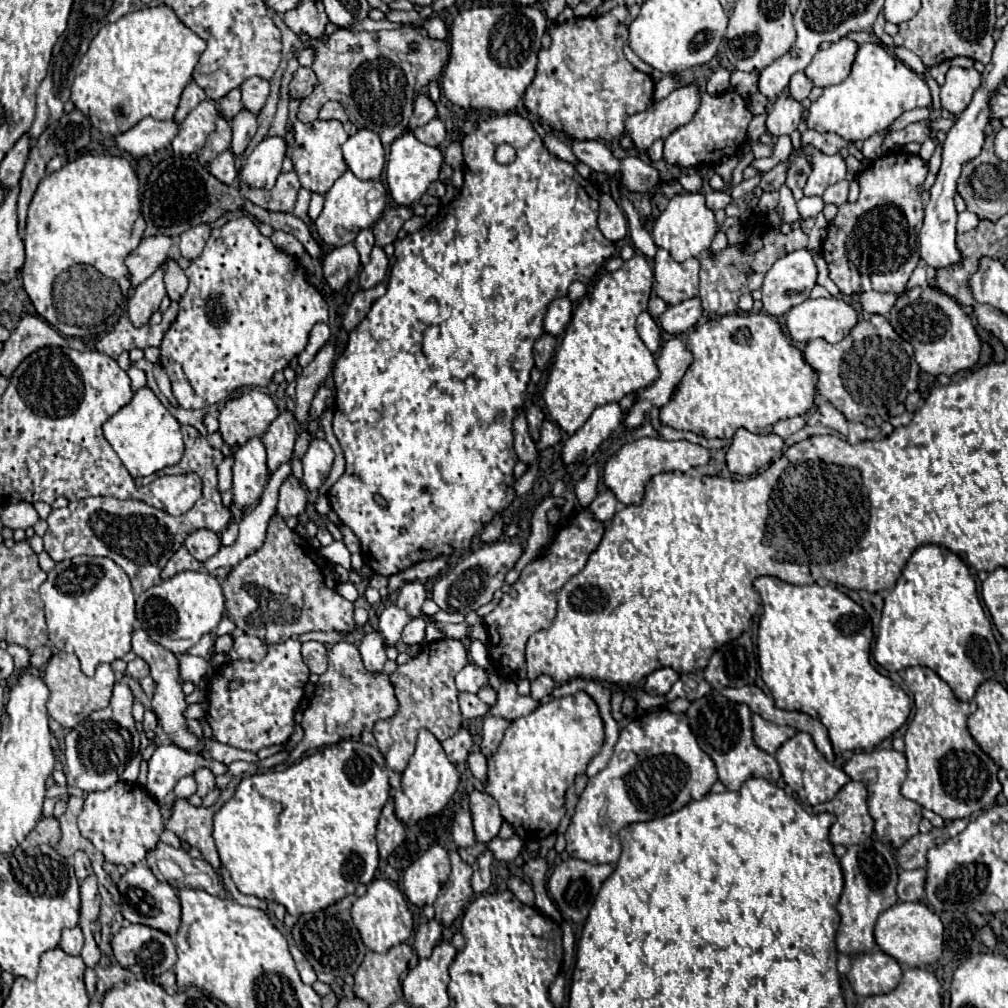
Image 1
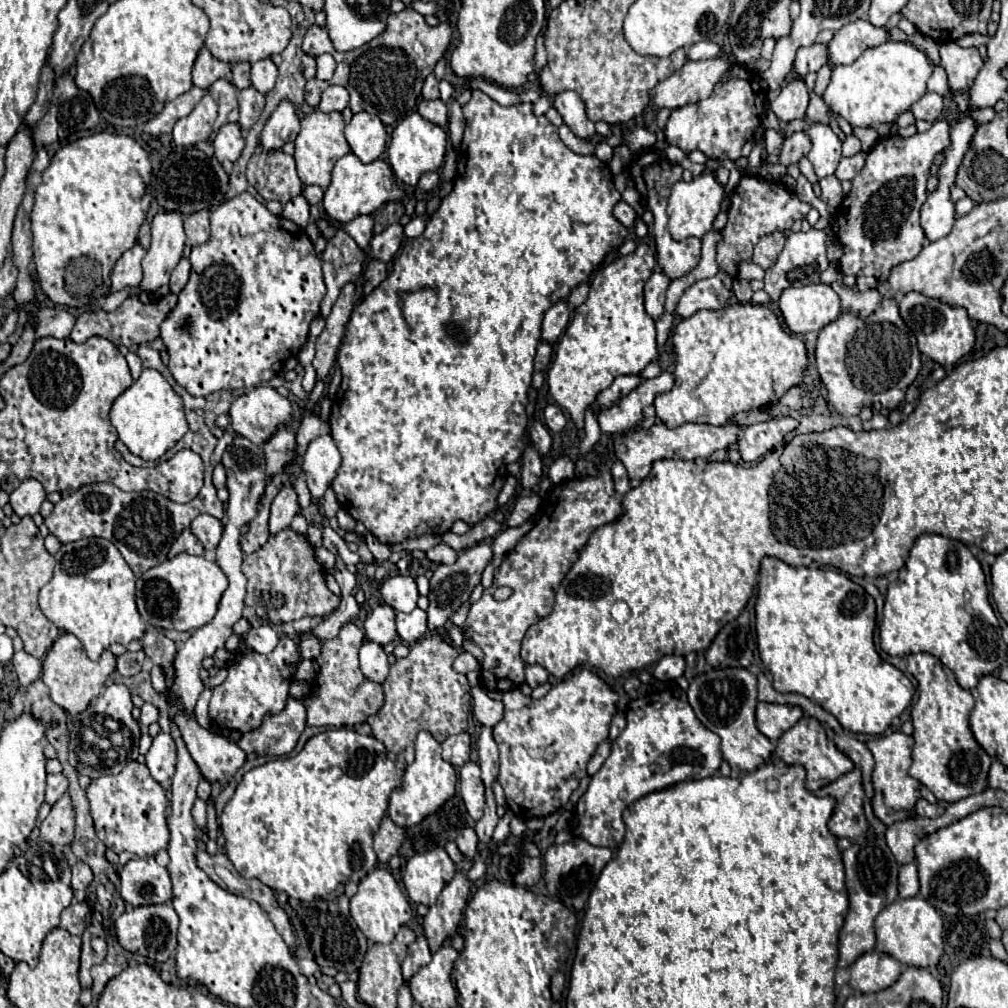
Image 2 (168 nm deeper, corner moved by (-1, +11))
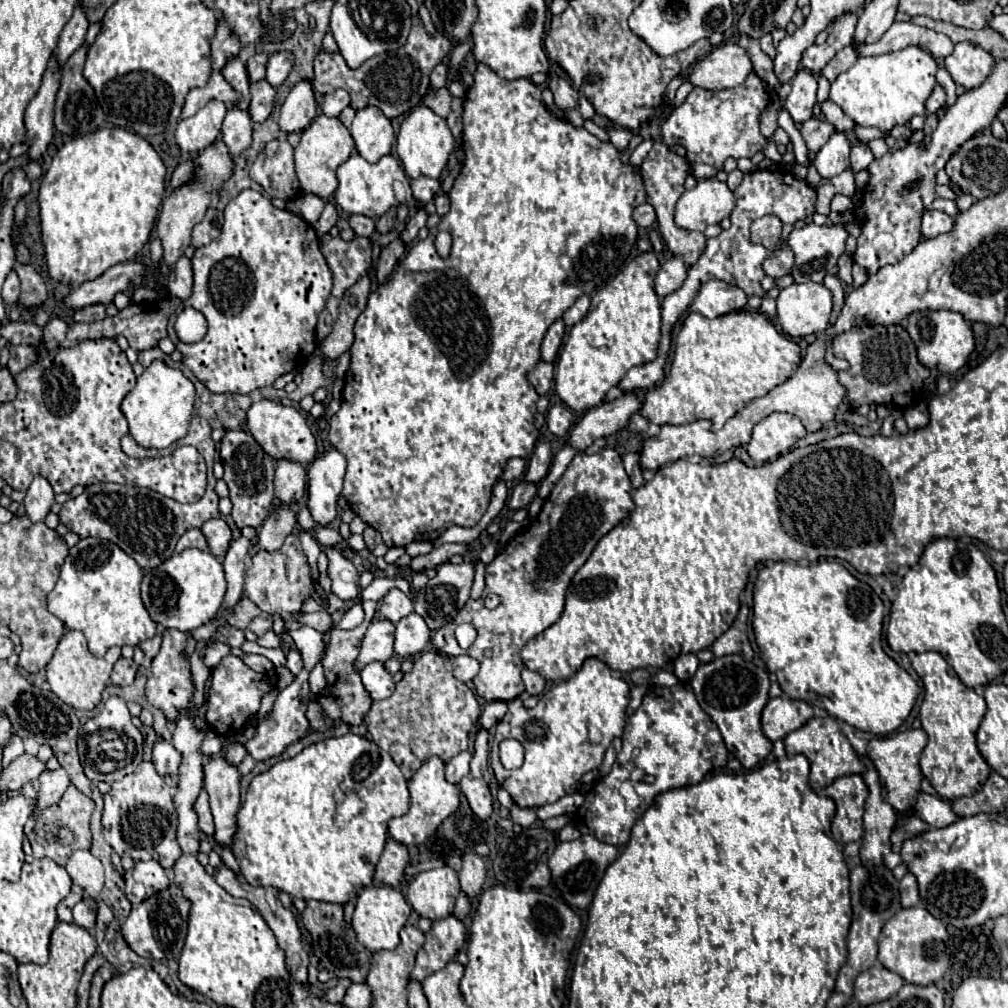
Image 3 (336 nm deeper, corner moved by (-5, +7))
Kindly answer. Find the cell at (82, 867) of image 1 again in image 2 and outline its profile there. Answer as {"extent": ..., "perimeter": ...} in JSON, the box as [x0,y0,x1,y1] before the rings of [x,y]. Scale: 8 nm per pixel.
{"extent":[71,861,93,893],"perimeter":[[[77,861],[77,863],[73,865],[71,873],[73,873],[71,887],[73,887],[75,893],[77,893],[77,891],[85,891],[85,889],[93,883],[93,871],[89,869],[89,865],[85,865],[85,863],[81,863],[81,861]]]}

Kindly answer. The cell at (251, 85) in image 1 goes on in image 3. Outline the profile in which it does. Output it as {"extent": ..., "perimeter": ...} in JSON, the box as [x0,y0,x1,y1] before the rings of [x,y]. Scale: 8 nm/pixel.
{"extent":[265,53,291,87],"perimeter":[[[275,53],[269,57],[269,63],[267,63],[267,73],[265,73],[265,79],[269,81],[271,87],[281,87],[281,83],[287,79],[291,71],[291,55],[285,53]]]}

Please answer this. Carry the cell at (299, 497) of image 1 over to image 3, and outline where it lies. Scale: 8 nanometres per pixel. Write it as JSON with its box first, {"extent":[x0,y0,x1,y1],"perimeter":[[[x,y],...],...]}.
{"extent":[257,505,297,551],"perimeter":[[[289,505],[277,507],[275,511],[269,513],[265,523],[261,525],[257,545],[265,551],[277,551],[283,545],[285,537],[295,531],[295,525],[297,525],[295,511]]]}

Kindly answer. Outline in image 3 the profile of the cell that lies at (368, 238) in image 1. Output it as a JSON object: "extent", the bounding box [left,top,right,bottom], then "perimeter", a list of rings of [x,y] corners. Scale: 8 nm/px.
{"extent":[349,215,375,237],"perimeter":[[[353,215],[353,217],[349,219],[349,225],[351,225],[351,229],[355,231],[355,235],[359,235],[359,237],[371,237],[371,235],[375,233],[375,223],[373,223],[373,219],[363,217],[363,215]]]}

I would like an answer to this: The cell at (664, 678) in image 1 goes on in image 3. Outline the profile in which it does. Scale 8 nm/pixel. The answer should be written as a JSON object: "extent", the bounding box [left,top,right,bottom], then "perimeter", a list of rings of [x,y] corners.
{"extent":[673,655,699,681],"perimeter":[[[679,655],[673,661],[673,673],[679,681],[689,681],[695,675],[697,667],[699,667],[699,661],[695,659],[695,655]]]}

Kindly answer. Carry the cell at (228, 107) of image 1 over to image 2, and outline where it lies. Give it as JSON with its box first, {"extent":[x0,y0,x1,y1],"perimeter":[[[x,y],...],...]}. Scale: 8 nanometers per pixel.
{"extent":[231,63,251,89],"perimeter":[[[235,63],[235,65],[231,67],[231,83],[233,83],[237,89],[249,87],[249,85],[251,85],[249,71],[251,71],[251,63]]]}

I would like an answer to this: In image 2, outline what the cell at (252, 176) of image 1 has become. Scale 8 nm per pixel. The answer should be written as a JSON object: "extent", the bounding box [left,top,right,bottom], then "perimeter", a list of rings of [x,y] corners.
{"extent":[261,103,299,149],"perimeter":[[[279,103],[279,107],[271,113],[269,121],[263,127],[261,133],[261,145],[271,149],[281,149],[285,143],[293,141],[299,135],[299,115],[297,107],[293,103]]]}

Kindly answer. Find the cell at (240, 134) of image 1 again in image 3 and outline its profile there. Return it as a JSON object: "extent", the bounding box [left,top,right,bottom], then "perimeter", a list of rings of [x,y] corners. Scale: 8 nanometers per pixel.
{"extent":[249,79,277,123],"perimeter":[[[265,79],[259,83],[251,83],[249,89],[251,89],[251,105],[249,105],[251,121],[263,123],[273,109],[273,101],[275,101],[277,91]]]}

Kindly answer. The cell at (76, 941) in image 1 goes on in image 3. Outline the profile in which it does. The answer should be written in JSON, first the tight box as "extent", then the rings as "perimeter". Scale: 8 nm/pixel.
{"extent":[73,895,97,931],"perimeter":[[[85,895],[75,907],[73,907],[73,923],[91,931],[95,927],[95,919],[97,919],[97,903],[93,897]]]}

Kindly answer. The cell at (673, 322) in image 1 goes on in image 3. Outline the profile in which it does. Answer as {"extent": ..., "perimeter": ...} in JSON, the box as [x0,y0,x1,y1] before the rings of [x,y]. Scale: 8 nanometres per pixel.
{"extent":[689,281,747,319],"perimeter":[[[707,281],[701,285],[695,301],[689,305],[689,311],[701,313],[709,319],[715,319],[725,313],[741,311],[747,303],[747,295],[725,281]]]}

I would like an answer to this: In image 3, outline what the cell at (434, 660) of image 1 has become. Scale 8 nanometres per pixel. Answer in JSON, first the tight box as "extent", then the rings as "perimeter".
{"extent":[365,651,481,779],"perimeter":[[[423,651],[413,659],[413,669],[397,683],[389,699],[375,701],[365,717],[371,739],[397,763],[401,773],[411,779],[421,763],[437,755],[443,761],[467,749],[469,729],[479,719],[481,707],[471,689],[453,677],[451,659],[439,651]]]}

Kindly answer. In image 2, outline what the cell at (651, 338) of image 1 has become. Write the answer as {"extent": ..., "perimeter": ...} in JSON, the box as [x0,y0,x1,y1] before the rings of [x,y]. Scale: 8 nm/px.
{"extent":[645,269,671,321],"perimeter":[[[655,269],[655,273],[647,279],[645,283],[645,309],[647,313],[657,321],[663,313],[663,305],[665,305],[665,291],[669,287],[671,279],[661,271]]]}

